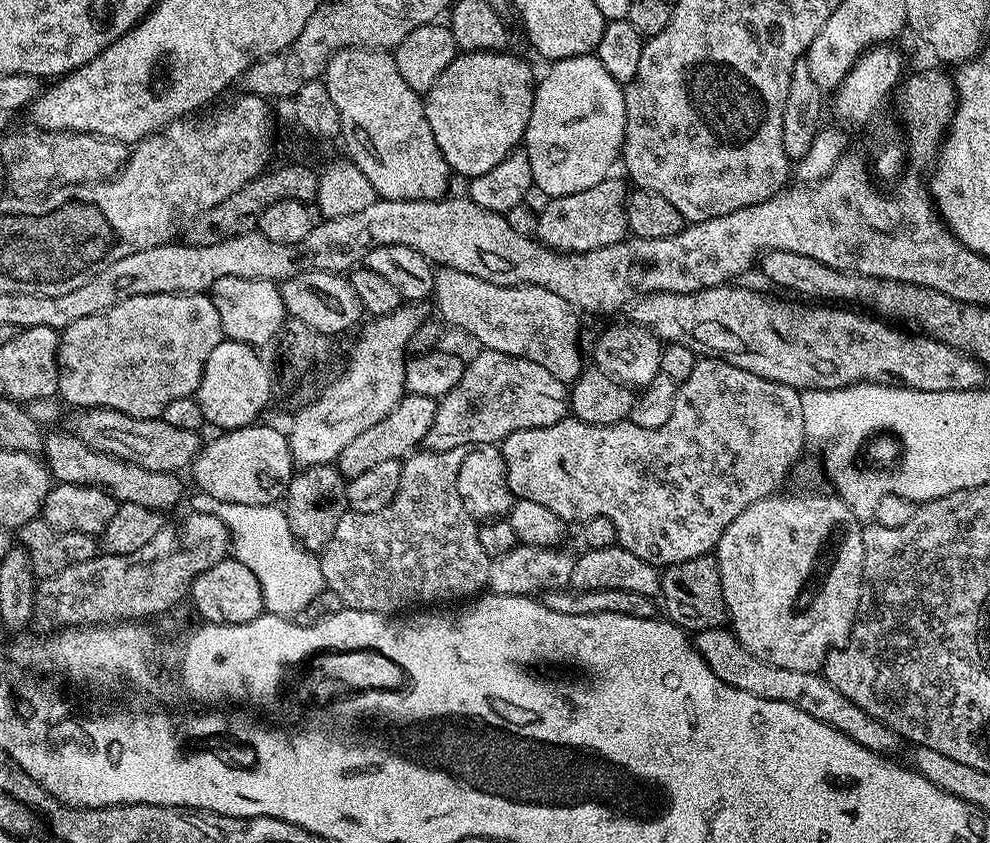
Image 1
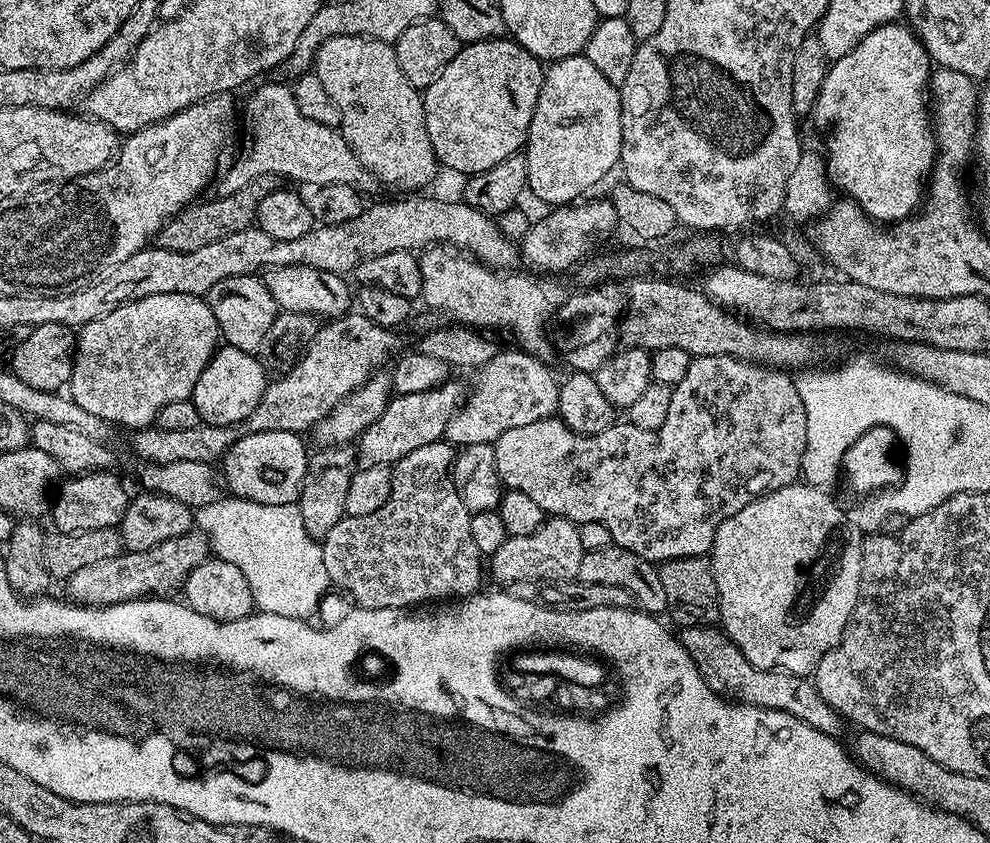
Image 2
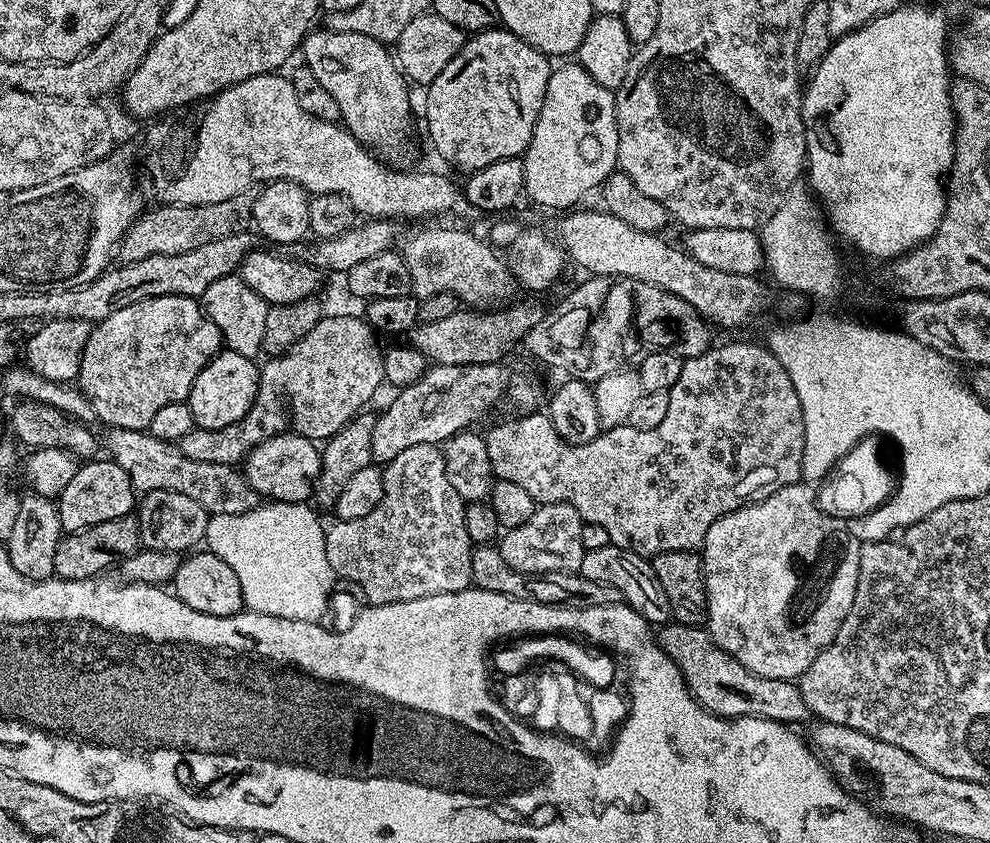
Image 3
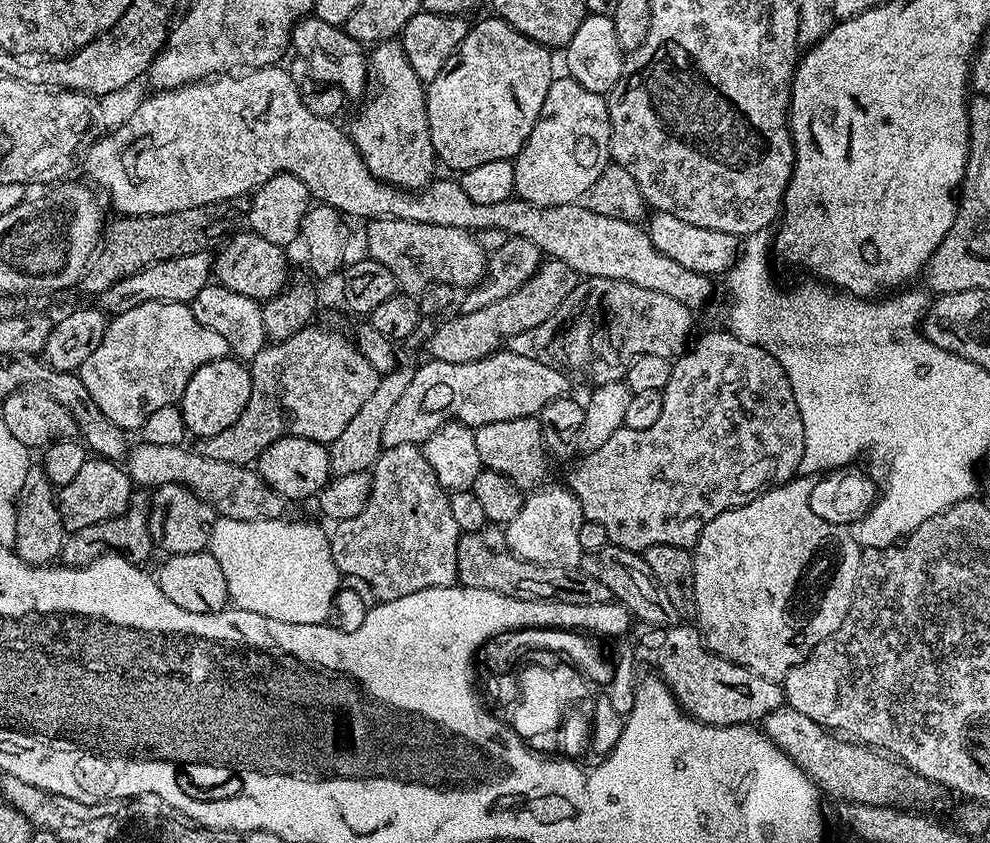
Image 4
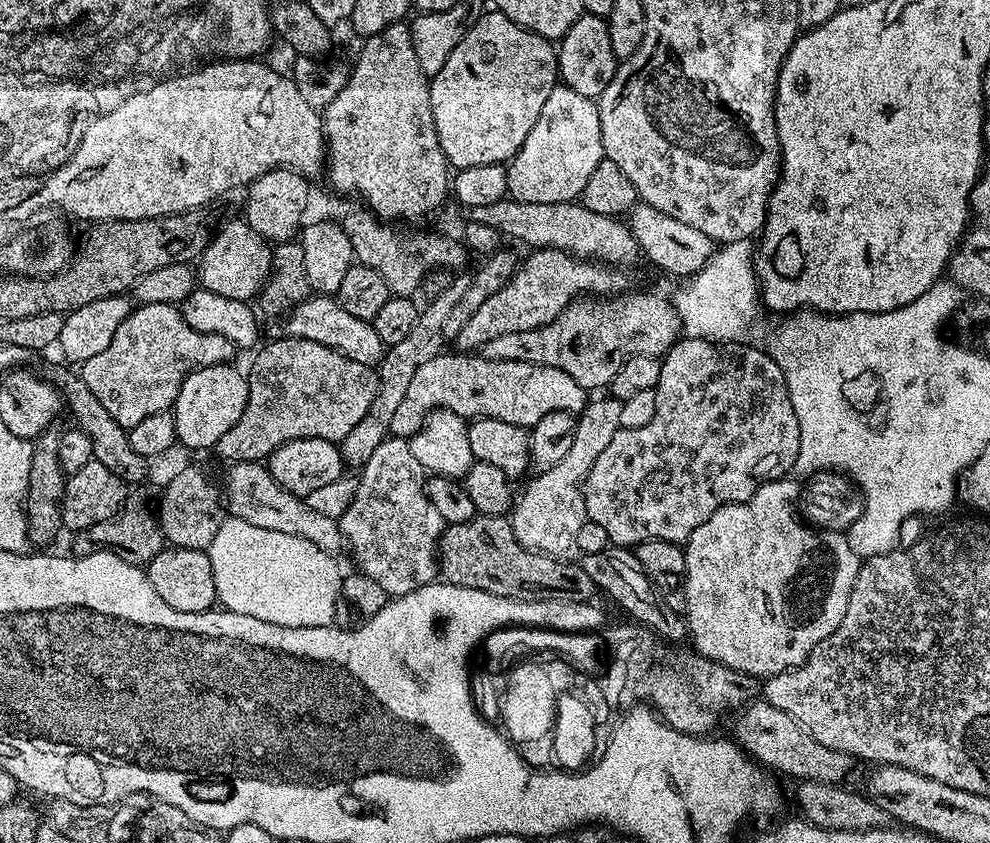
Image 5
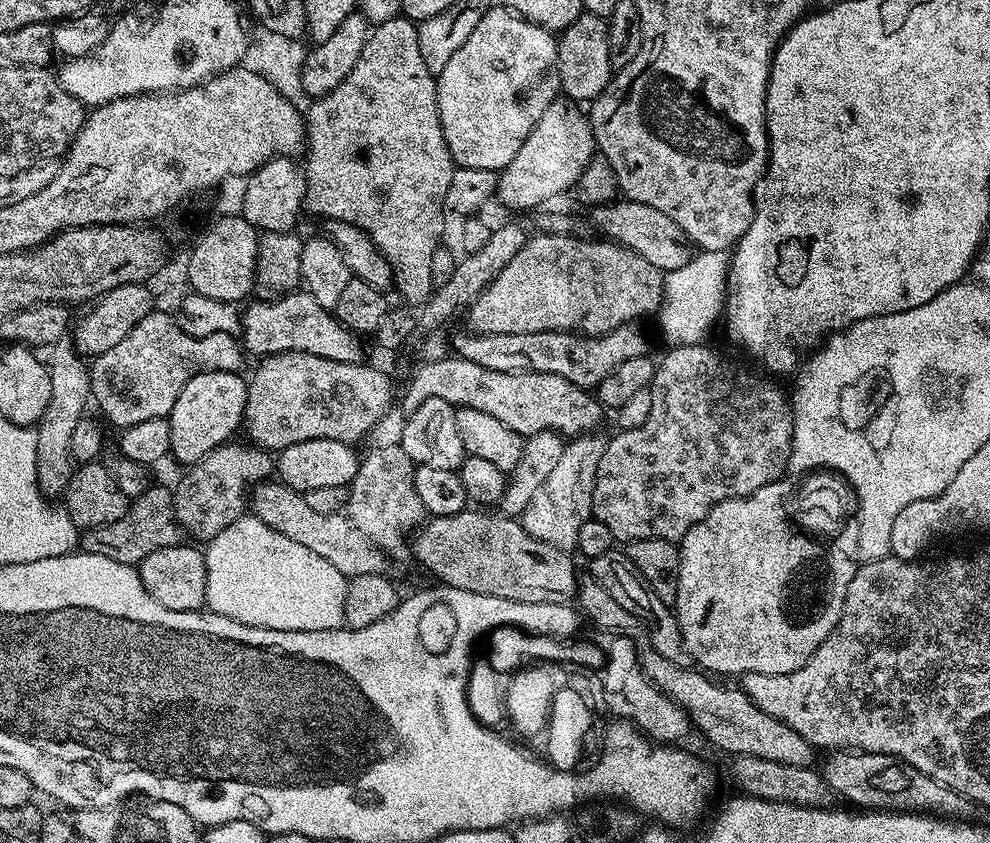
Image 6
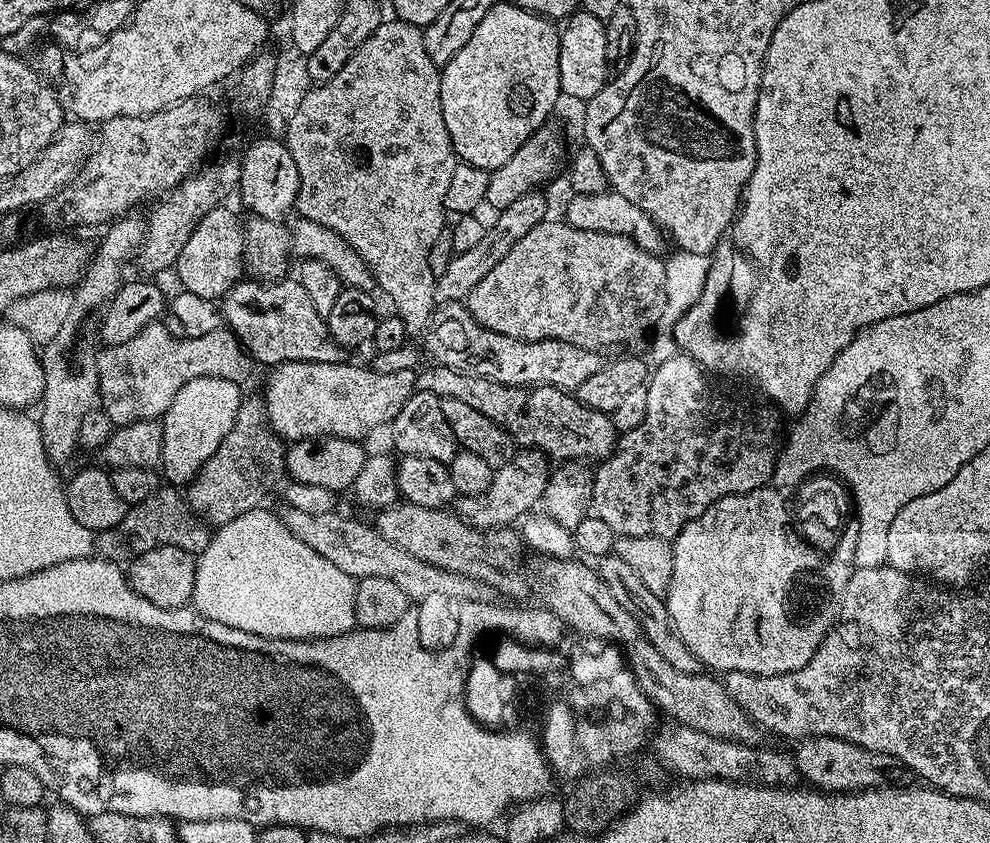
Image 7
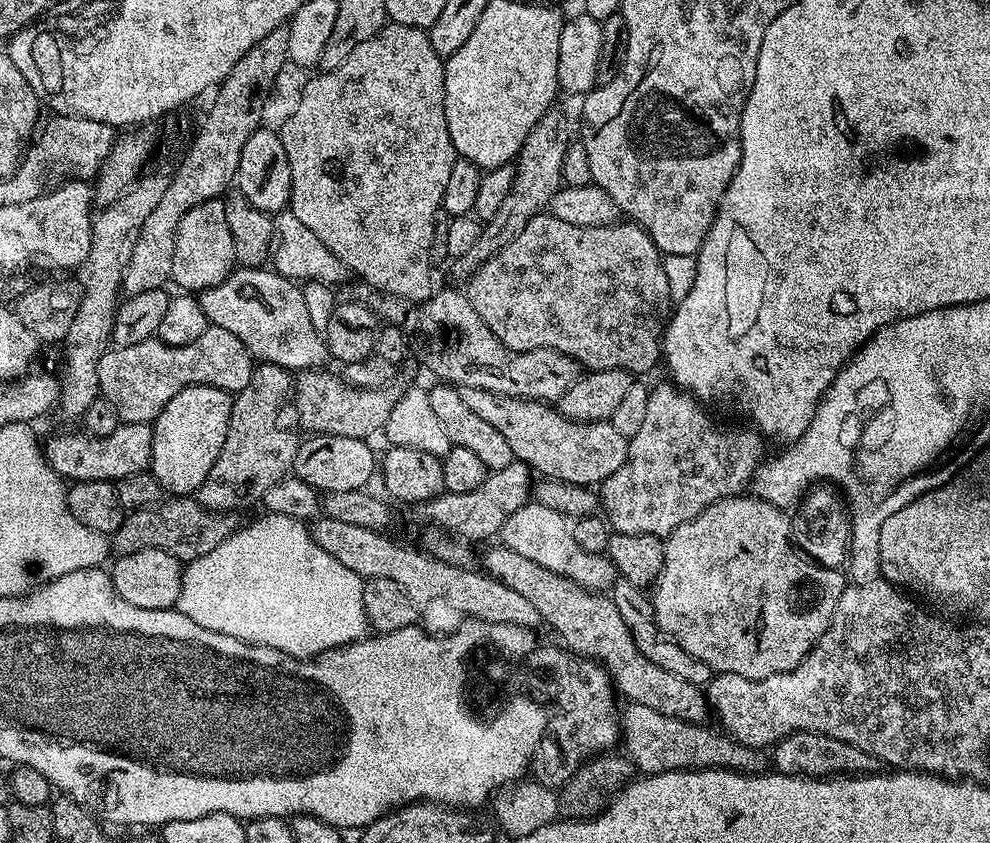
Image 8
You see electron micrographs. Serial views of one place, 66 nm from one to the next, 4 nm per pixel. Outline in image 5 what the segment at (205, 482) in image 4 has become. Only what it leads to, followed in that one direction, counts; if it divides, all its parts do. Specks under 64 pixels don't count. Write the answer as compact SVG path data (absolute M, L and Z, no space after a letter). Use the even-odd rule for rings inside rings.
M238 460L227 465L228 473L222 480L222 499L227 511L250 526L262 526L262 530L278 530L282 534L294 534L314 542L324 552L339 553L342 548L339 523L326 514L318 514L303 496L290 494L283 488L263 463L255 460Z

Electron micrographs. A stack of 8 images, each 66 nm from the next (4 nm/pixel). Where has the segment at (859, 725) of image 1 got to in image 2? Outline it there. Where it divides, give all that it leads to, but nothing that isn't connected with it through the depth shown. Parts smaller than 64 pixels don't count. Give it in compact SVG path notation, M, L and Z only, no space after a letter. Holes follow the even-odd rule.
M716 626L702 628L680 628L678 639L681 646L694 658L698 670L704 681L710 686L710 690L717 692L729 702L737 704L749 704L750 706L762 706L770 710L782 710L786 714L794 714L806 726L814 726L814 730L822 730L822 734L836 736L836 727L842 724L842 718L818 694L815 683L808 676L795 676L792 672L782 672L770 668L754 666L734 646L734 642L723 630Z

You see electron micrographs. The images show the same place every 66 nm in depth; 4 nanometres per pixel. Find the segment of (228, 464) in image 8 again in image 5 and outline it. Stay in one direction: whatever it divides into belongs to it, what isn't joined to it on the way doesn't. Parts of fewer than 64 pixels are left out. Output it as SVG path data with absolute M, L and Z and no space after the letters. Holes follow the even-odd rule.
M184 468L158 496L160 529L165 541L174 548L207 550L226 518L226 505L221 489L200 468Z

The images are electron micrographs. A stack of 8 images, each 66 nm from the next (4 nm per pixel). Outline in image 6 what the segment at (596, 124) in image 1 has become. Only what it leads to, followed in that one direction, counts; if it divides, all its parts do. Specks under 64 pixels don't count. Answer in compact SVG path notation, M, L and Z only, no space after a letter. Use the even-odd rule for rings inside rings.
M558 98L546 106L542 118L530 130L522 150L510 158L505 168L500 169L496 177L495 199L501 200L508 208L524 212L535 204L544 204L564 191L575 189L582 170L597 155L596 139L592 133L592 121L587 115L579 112L577 105L567 98Z

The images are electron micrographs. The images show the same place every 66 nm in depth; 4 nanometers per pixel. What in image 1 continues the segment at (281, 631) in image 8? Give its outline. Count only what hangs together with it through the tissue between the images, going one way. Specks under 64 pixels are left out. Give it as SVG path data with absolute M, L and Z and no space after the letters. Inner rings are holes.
M197 491L195 495L190 505L191 511L211 512L228 527L231 555L242 562L242 566L250 566L254 578L258 578L258 586L262 588L264 607L271 615L299 617L300 612L314 602L317 594L325 591L319 555L307 552L298 538L294 538L287 511L283 507L276 504L231 504L210 498L210 494L202 491Z

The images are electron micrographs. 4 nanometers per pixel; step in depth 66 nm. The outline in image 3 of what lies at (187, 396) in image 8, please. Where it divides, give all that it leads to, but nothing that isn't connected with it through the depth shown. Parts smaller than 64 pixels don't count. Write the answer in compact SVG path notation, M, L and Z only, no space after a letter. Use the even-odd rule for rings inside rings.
M227 350L217 352L216 357L198 374L198 378L194 378L194 386L186 401L196 427L222 430L222 426L238 422L238 418L242 418L250 410L258 394L259 381L260 370L253 357Z

